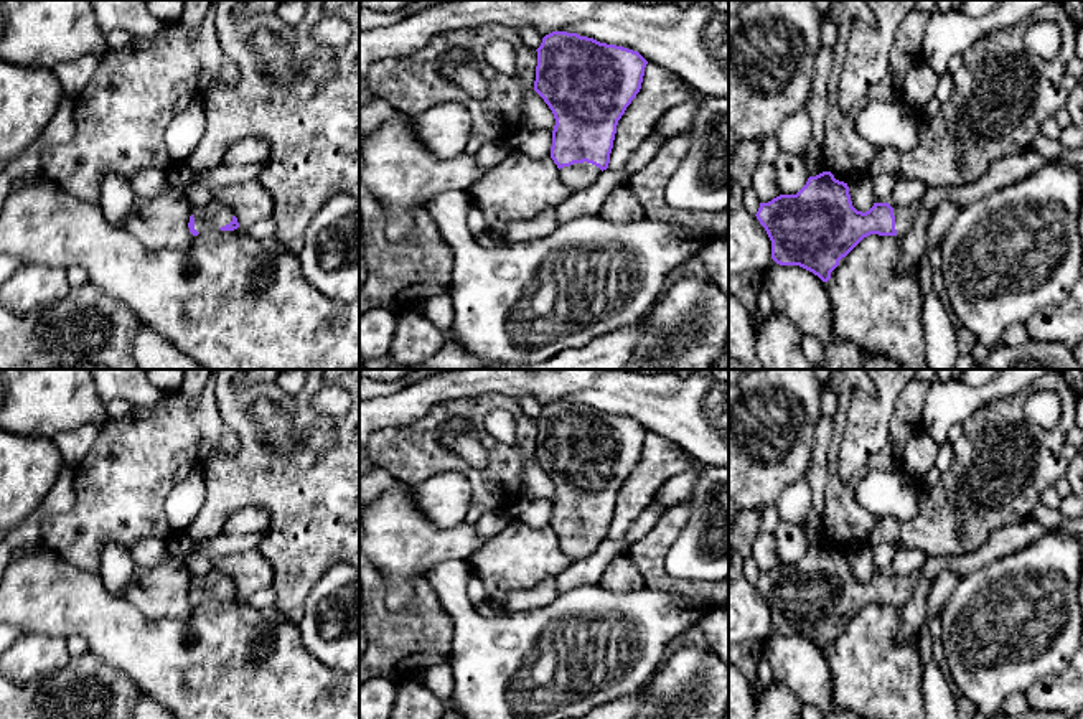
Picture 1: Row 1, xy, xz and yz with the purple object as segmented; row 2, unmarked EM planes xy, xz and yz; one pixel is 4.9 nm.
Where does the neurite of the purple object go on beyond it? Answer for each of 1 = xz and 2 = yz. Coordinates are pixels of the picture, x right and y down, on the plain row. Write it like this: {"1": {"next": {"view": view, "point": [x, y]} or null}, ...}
{"1": {"next": {"view": "xz", "point": [577, 546]}}, "2": {"next": {"view": "yz", "point": [1007, 540]}}}

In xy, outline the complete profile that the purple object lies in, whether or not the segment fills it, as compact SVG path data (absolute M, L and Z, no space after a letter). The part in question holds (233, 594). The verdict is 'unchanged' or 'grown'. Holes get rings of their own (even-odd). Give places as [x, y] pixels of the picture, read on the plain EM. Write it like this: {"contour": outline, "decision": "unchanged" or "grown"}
{"contour": "M214 569L203 577L191 577L188 597L193 605L198 605L209 599L234 600L239 592L227 574Z", "decision": "grown"}

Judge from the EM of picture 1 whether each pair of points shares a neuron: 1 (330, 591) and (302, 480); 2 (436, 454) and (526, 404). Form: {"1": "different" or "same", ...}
{"1": "different", "2": "different"}

